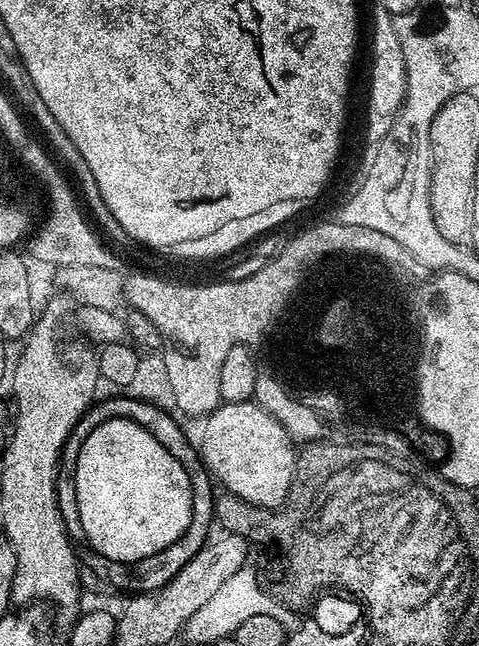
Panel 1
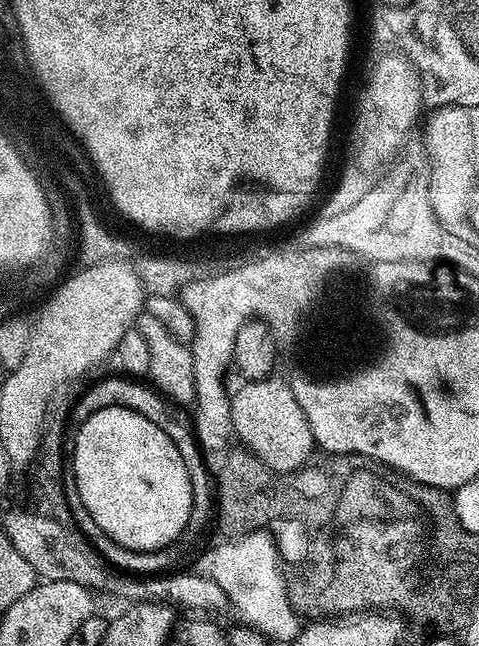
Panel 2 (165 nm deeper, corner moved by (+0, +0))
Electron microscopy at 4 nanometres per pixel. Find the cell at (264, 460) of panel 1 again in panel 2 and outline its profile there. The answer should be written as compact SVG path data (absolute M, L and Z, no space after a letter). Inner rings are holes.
M273 374L266 380L249 380L241 383L241 388L231 393L232 430L239 443L254 453L273 472L295 472L309 463L314 452L314 441L310 422L294 398L294 390L287 379Z

